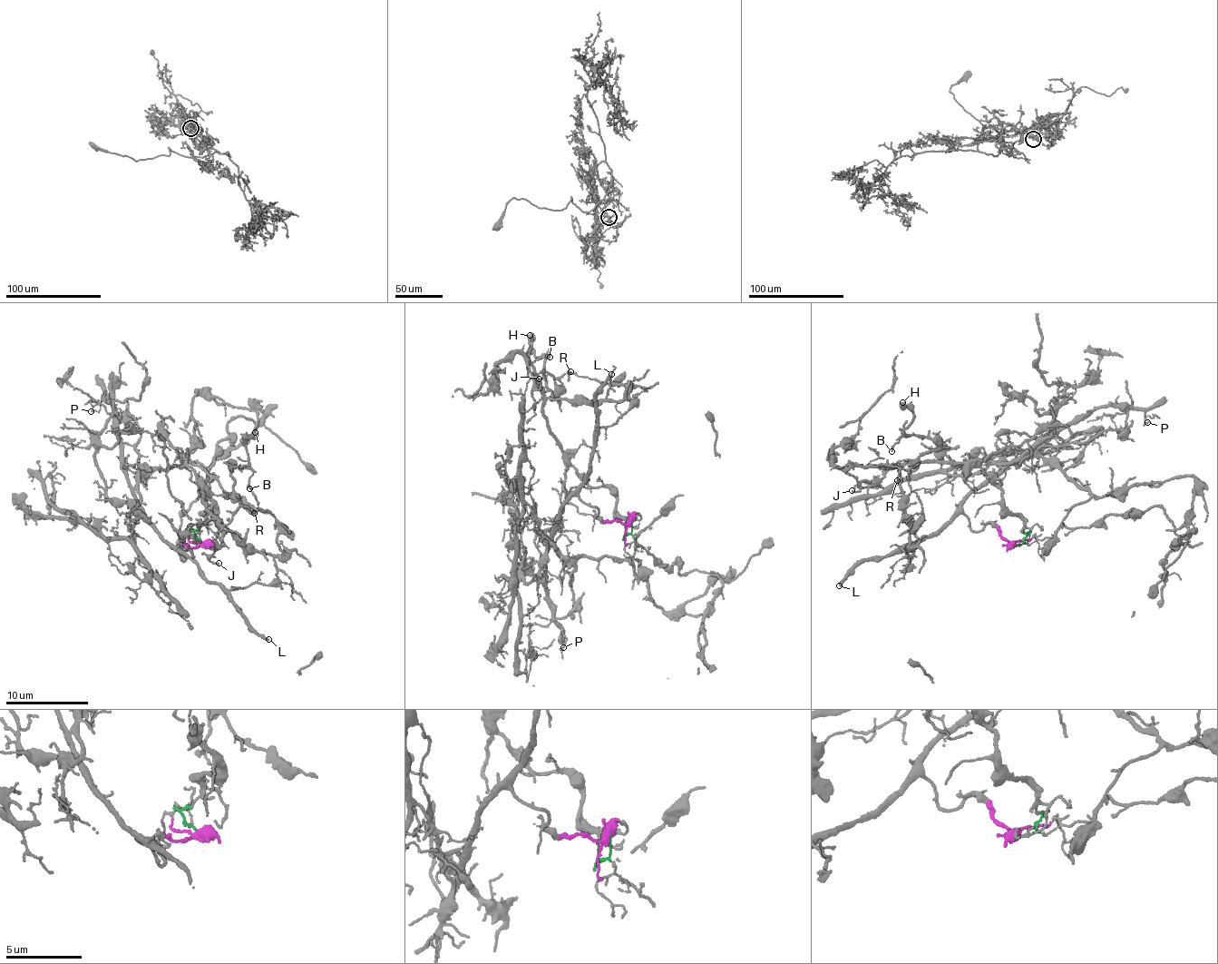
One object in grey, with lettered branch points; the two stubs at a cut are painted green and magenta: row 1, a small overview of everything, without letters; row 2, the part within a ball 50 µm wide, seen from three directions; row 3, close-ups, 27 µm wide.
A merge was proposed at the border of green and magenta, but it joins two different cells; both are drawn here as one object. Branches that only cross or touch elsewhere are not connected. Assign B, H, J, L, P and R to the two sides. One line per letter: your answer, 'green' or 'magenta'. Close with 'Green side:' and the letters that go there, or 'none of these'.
B: green
H: green
J: green
L: magenta
P: magenta
R: green
Green side: B, H, J, R

